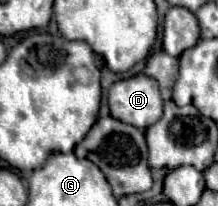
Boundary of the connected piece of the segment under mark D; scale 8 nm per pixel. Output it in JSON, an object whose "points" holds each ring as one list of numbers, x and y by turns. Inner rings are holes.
{"points":[[137,74,119,80,109,90,111,116,137,128,149,128,163,114,163,98,159,82]]}

